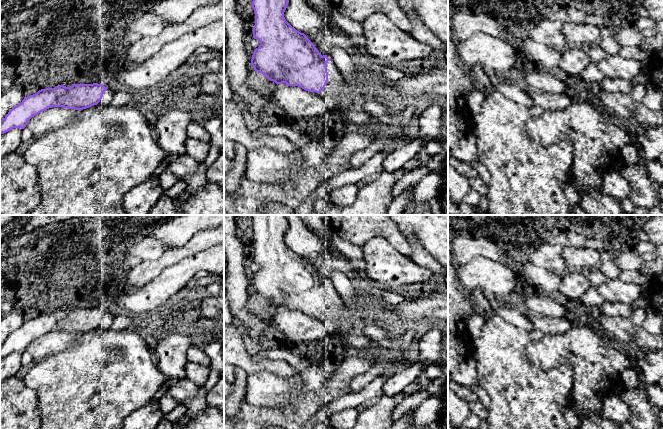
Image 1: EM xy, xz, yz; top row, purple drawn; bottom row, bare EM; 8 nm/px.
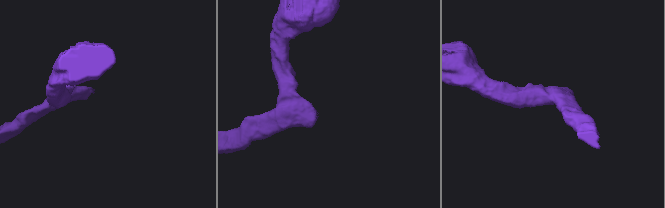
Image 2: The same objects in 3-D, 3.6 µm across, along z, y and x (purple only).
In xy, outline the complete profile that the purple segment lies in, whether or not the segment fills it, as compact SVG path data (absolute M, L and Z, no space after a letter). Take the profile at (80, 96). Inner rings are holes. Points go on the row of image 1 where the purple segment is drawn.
M73 84L41 89L37 93L24 97L21 103L12 108L0 120L0 134L13 128L24 129L28 121L52 107L83 110L94 105L110 105L114 91L102 84Z

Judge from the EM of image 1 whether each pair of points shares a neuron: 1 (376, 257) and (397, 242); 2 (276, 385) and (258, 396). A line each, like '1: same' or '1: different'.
1: different
2: same

